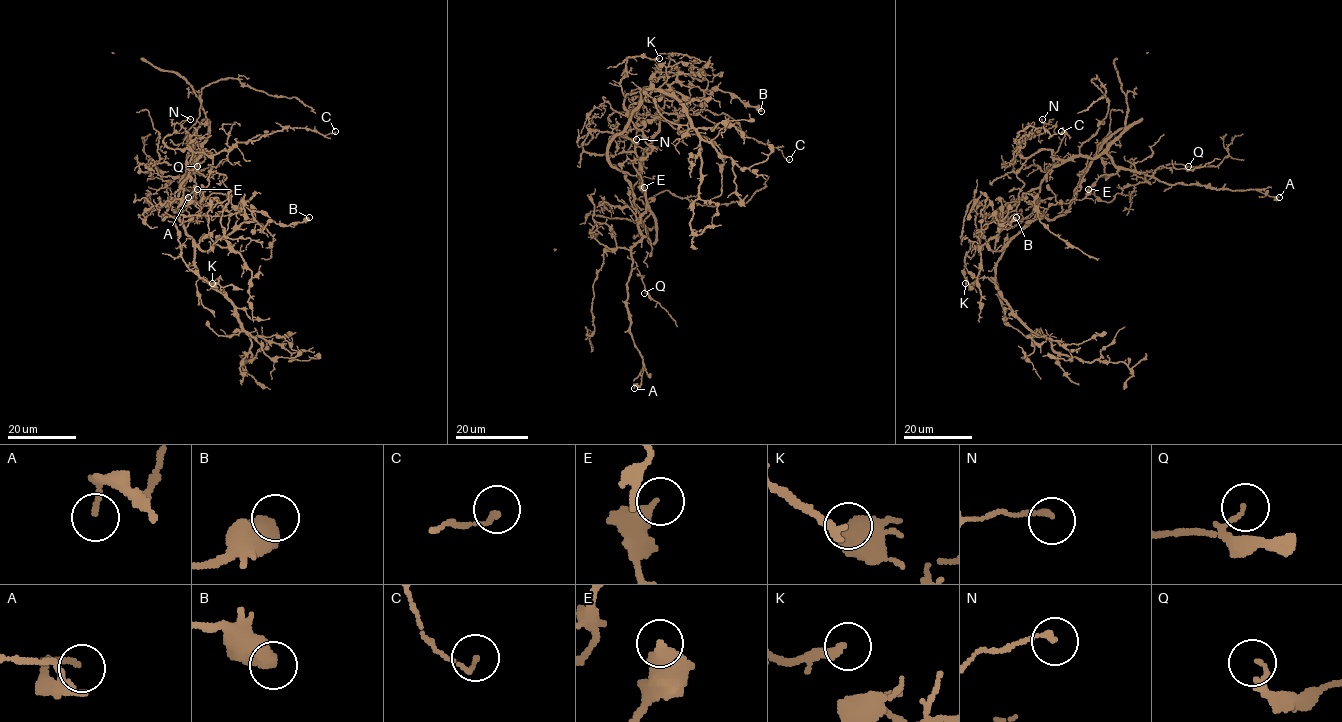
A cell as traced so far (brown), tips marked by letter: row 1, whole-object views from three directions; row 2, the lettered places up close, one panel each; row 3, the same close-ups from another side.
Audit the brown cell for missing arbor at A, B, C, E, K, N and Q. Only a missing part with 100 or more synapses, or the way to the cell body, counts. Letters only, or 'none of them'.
none of them

